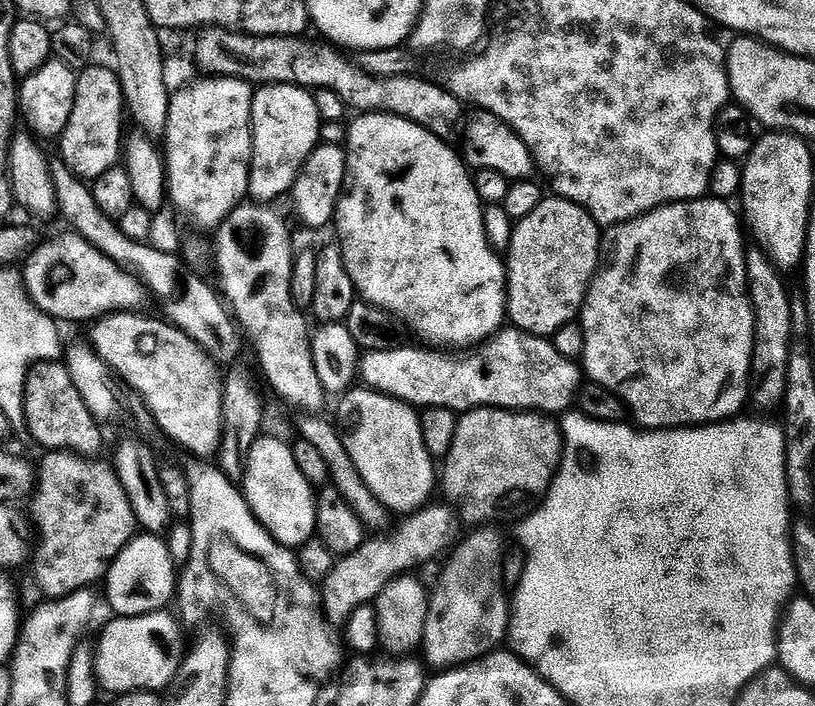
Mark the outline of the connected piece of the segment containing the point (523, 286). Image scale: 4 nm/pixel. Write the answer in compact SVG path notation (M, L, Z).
M553 195L542 201L530 214L526 214L526 218L515 221L513 228L516 229L512 232L506 255L507 319L531 336L550 338L562 326L573 323L584 307L588 288L602 259L601 225L582 206Z

